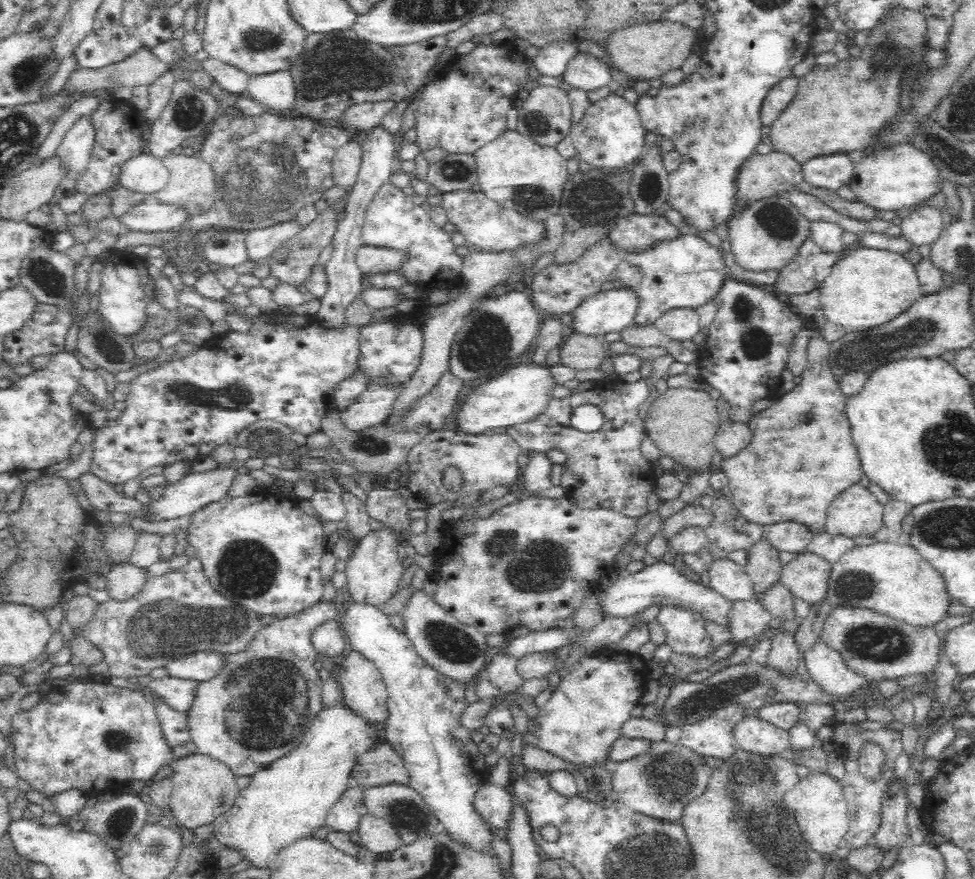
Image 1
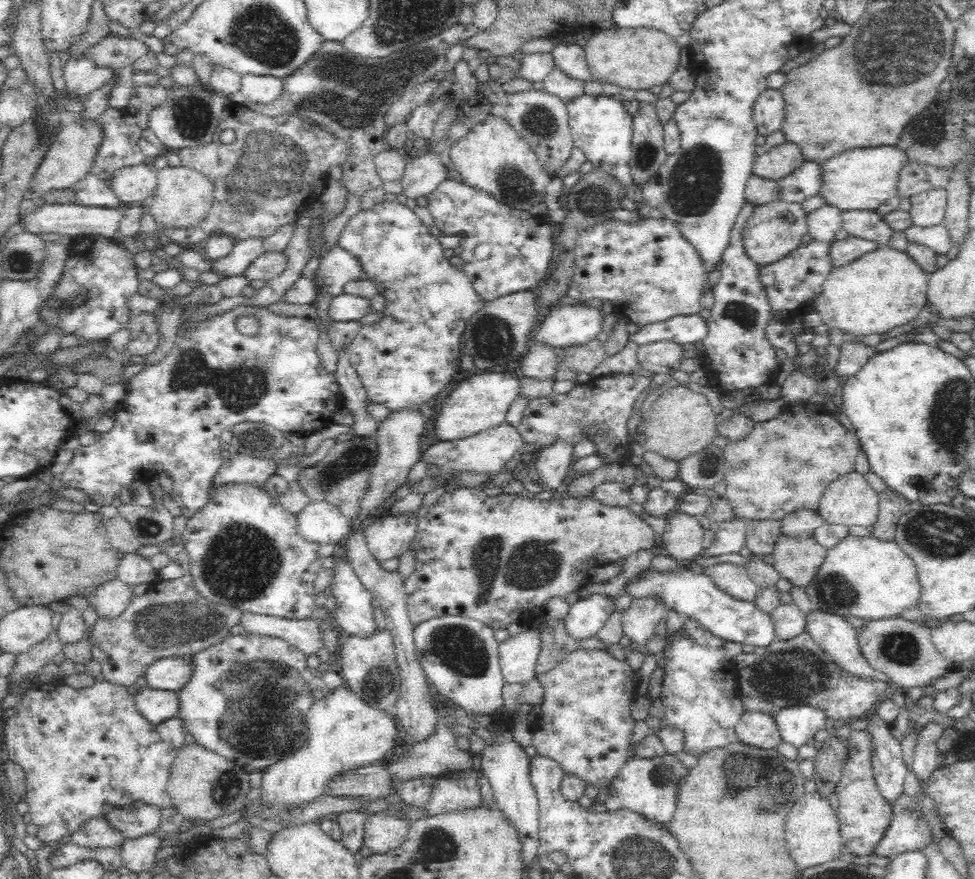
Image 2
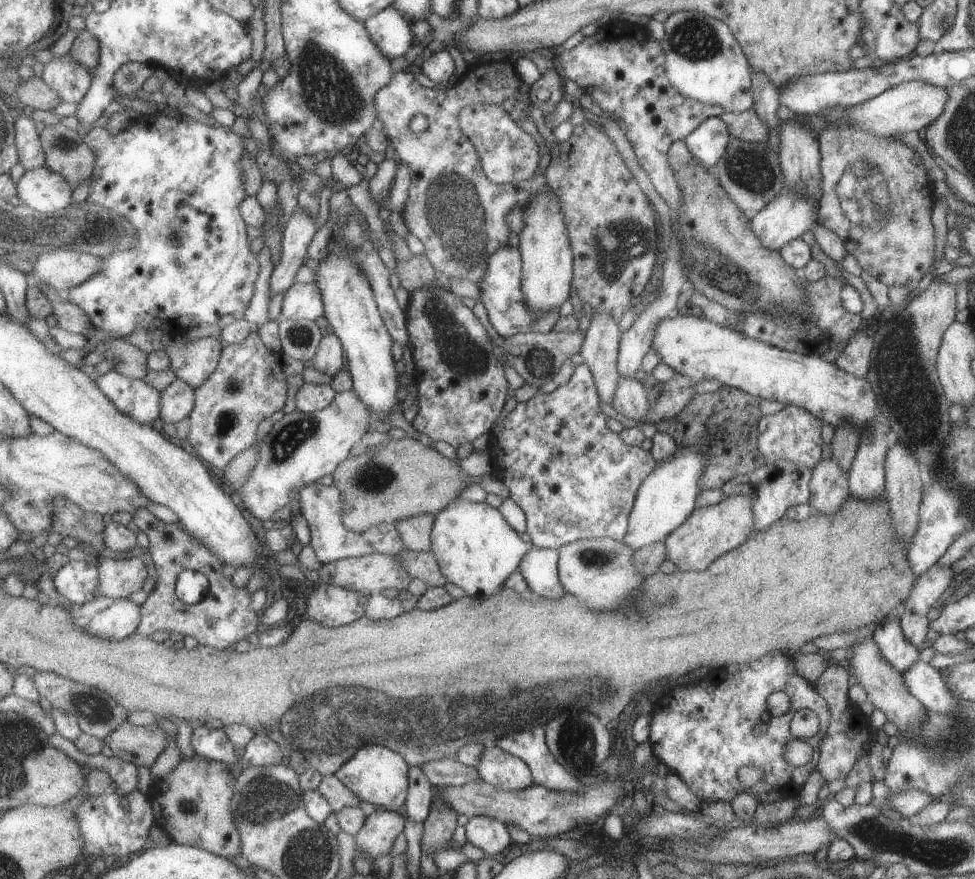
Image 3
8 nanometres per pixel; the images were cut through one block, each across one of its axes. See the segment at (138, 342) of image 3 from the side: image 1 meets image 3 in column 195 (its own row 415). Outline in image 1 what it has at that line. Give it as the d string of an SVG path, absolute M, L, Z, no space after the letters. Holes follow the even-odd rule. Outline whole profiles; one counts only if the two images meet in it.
M369 384L367 389L356 397L354 404L340 413L344 426L356 432L384 423L389 418L396 394L403 386L404 384L394 389L390 385Z

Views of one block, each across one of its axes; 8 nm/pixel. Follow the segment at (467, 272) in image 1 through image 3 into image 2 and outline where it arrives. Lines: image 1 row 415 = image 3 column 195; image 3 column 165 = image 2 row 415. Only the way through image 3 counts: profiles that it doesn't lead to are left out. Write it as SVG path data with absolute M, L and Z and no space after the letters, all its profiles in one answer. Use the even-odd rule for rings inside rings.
M403 410L390 413L386 420L378 423L377 457L366 493L360 498L360 510L366 510L376 517L383 512L384 500L407 482L410 468L421 460L420 439L424 433L425 420L420 411Z

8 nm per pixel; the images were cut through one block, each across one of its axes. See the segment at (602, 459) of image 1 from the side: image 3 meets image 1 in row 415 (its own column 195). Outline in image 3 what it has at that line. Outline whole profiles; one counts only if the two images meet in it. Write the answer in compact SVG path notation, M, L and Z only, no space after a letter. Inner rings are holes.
M143 509L137 510L133 515L132 526L149 538L148 552L155 562L153 573L156 584L142 604L142 621L137 630L139 634L150 637L161 630L179 632L184 636L192 636L199 644L219 650L233 646L242 638L248 638L249 634L258 634L263 625L260 622L260 612L255 612L251 607L253 593L248 591L247 584L237 588L232 576L227 577L223 572L225 562L213 554L205 542L201 542L201 538L189 534L180 519L175 523L165 523ZM187 569L203 572L210 580L207 598L195 604L185 604L177 598L177 580Z

